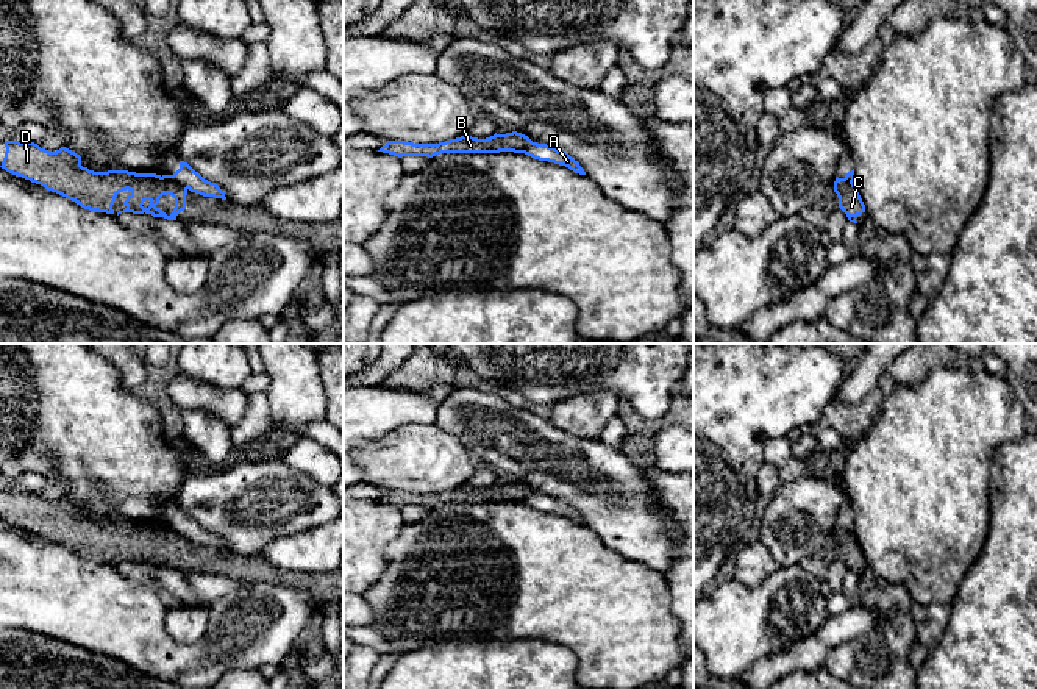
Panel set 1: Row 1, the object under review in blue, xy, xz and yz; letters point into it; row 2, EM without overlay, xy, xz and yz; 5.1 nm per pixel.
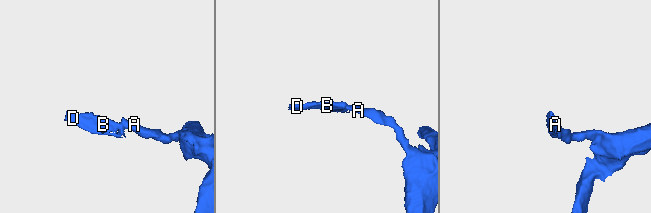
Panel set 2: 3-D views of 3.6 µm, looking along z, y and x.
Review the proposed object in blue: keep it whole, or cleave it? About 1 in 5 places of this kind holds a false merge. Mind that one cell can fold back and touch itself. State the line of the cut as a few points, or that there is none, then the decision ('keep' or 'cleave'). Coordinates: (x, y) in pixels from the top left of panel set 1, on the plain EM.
xy (169, 525), (186, 539) | cleave

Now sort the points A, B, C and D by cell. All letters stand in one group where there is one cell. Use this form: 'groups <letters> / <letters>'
groups A / B C D

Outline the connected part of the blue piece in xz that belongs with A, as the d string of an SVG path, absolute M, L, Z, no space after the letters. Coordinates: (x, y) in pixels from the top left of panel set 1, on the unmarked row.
M529 492L525 498L525 505L539 509L539 511L548 511L554 512L559 516L565 516L575 523L586 525L584 519L579 516L578 511L575 511L568 503L561 502L554 497L550 497L547 494L537 494L537 492Z

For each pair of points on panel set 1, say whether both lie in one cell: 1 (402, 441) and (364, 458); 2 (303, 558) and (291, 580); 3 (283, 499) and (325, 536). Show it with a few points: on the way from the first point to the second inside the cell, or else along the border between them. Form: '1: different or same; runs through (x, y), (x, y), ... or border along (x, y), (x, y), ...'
1: same; runs through (392, 450), (384, 458), (374, 458)
2: different; border along (261, 556), (281, 569), (327, 572)
3: different; border along (327, 522), (280, 538)

